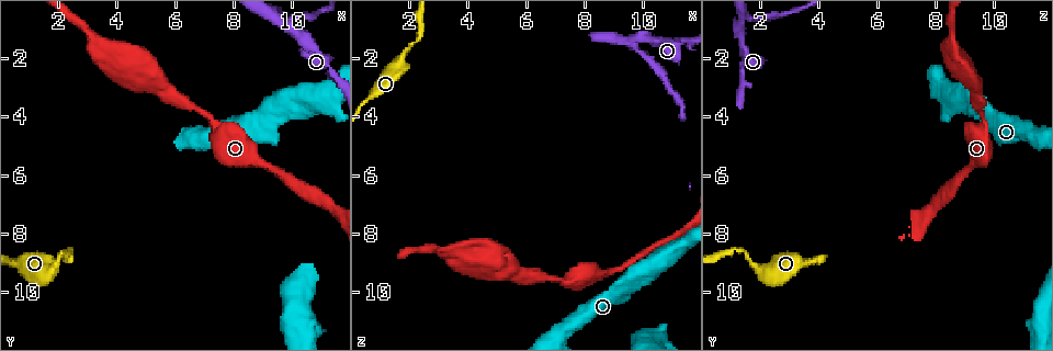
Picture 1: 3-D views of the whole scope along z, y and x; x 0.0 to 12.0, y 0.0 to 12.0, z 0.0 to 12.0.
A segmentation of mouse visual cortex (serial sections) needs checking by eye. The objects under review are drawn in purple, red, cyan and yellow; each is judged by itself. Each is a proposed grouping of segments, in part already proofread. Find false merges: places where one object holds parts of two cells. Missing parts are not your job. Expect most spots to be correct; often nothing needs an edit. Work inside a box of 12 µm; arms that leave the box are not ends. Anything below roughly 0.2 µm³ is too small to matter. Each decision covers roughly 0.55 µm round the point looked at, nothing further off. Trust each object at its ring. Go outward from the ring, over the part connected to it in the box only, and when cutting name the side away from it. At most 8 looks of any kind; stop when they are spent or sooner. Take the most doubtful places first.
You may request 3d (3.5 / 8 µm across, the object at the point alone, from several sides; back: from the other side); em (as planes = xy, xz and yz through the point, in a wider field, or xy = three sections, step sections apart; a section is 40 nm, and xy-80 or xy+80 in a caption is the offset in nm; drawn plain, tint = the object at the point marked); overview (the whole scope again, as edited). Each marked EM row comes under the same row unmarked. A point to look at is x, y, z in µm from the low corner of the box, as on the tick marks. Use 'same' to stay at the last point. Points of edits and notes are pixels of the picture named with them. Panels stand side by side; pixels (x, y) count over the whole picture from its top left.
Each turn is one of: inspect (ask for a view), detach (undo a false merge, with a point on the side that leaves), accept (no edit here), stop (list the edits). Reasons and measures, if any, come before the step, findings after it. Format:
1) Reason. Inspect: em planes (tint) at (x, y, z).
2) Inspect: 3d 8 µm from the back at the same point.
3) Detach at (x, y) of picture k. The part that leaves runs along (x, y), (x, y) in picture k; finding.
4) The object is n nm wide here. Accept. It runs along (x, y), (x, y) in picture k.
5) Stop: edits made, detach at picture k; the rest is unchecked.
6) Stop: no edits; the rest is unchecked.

Abrupt turn. Inspect: 3d 3.5 µm from the back at (2.4, 8.5, 1.2).

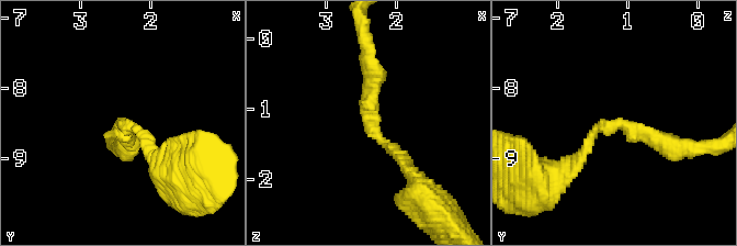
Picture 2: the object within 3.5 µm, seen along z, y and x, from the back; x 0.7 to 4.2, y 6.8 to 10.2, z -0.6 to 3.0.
The arms are 150, 250 nm wide; now the EM. Inspect: em xy step 2 (tint) at (2.35, 8.55, 1.20).

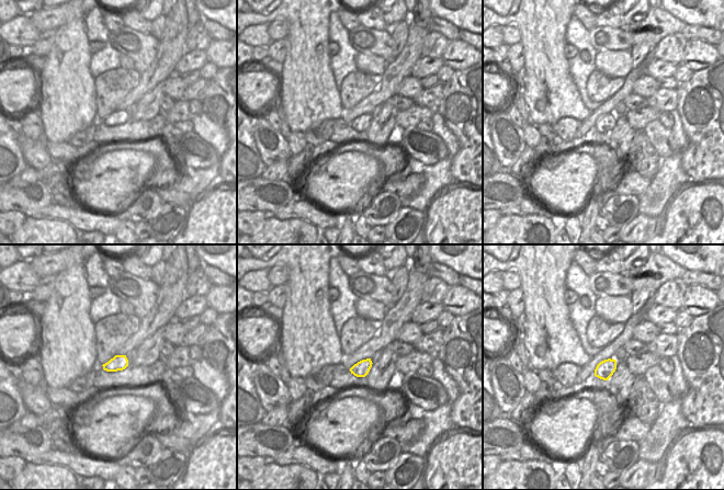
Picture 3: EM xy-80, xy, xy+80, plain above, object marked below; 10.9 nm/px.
Accept. All the same cell.

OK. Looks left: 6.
Thin neck. Inspect: 3d 3.5 µm at (7.1, 4.1, 9.7).

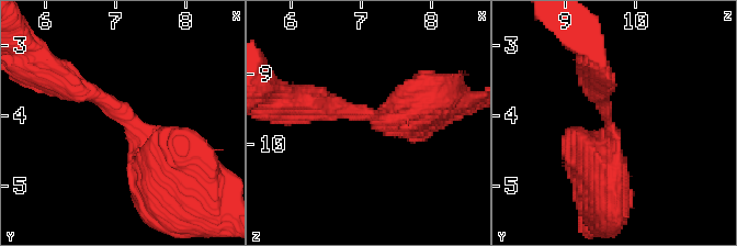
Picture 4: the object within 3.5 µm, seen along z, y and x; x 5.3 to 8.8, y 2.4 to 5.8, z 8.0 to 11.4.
Need the tissue. Inspect: em xy step 2 (tint) at (7.20, 4.10, 9.60).

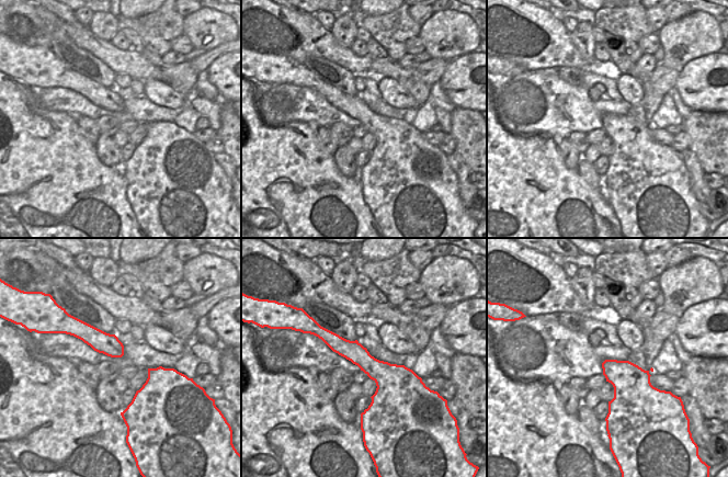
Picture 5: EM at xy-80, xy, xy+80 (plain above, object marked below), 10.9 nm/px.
The arms are 250, 600 nm wide. Accept. It runs along (327, 332), (382, 378), (371, 408) in picture 5; all the same cell.

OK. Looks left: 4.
Inspect: 3d 3.5 µm from the back at (11.1, 3.6, 8.6).

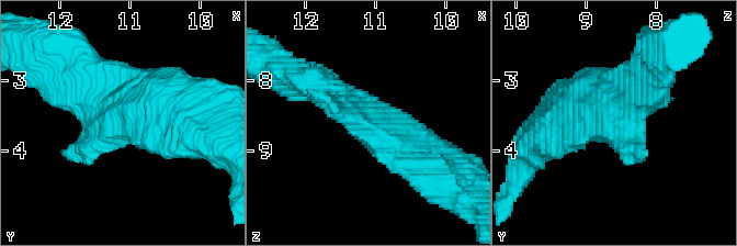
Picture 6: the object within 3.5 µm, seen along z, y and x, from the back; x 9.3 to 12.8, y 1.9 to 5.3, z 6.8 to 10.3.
Now the EM. Inspect: em xy step 5 (tint) at (11.20, 3.55, 8.55).

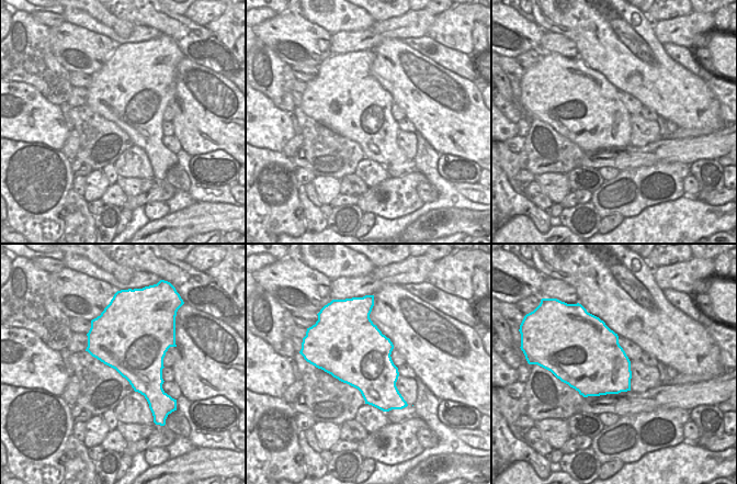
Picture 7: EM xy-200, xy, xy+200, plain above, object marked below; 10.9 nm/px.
Accept. It runs along (434, 166), (358, 107), (320, 88) in picture 6; continuous, no second cell.

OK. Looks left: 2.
Inspect: 3d 8 µm at (3.0, 1.2, 8.6).

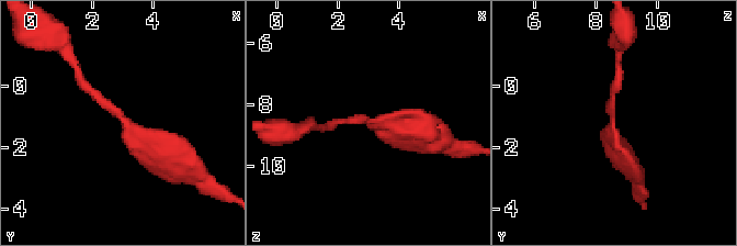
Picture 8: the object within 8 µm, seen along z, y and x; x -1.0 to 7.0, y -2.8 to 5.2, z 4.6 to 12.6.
The arms are 300, 450 nm wide. Inspect: em xy step 5 (tint) at (3.1, 1.2, 8.6).

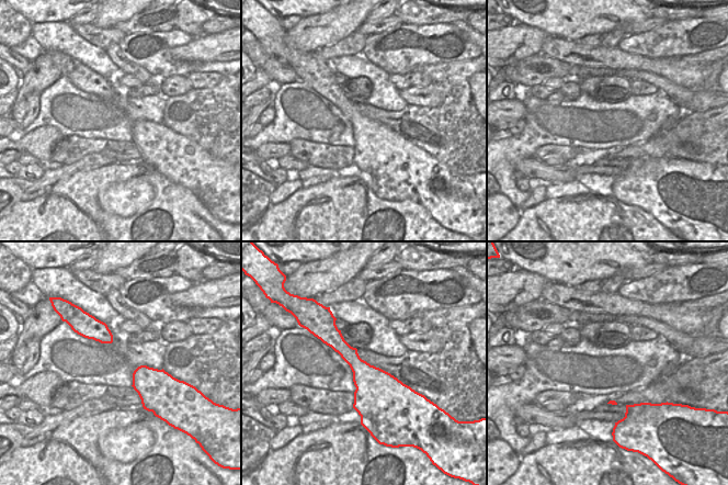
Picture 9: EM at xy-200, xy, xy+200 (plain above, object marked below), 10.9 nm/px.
Accept. It runs along (147, 144), (115, 110), (99, 98) in picture 8; one cell here.

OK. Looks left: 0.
Stop: no edits; the rest is unchecked.

